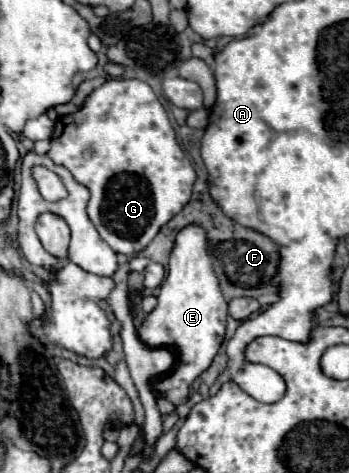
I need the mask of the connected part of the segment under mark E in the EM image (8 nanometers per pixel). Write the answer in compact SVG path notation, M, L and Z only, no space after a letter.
M187 225L177 233L169 257L169 275L159 289L159 303L139 327L139 337L143 343L177 351L177 367L167 377L155 383L155 389L173 405L187 401L191 383L211 365L217 349L223 343L227 327L227 301L213 271L207 243L207 233L199 225Z

